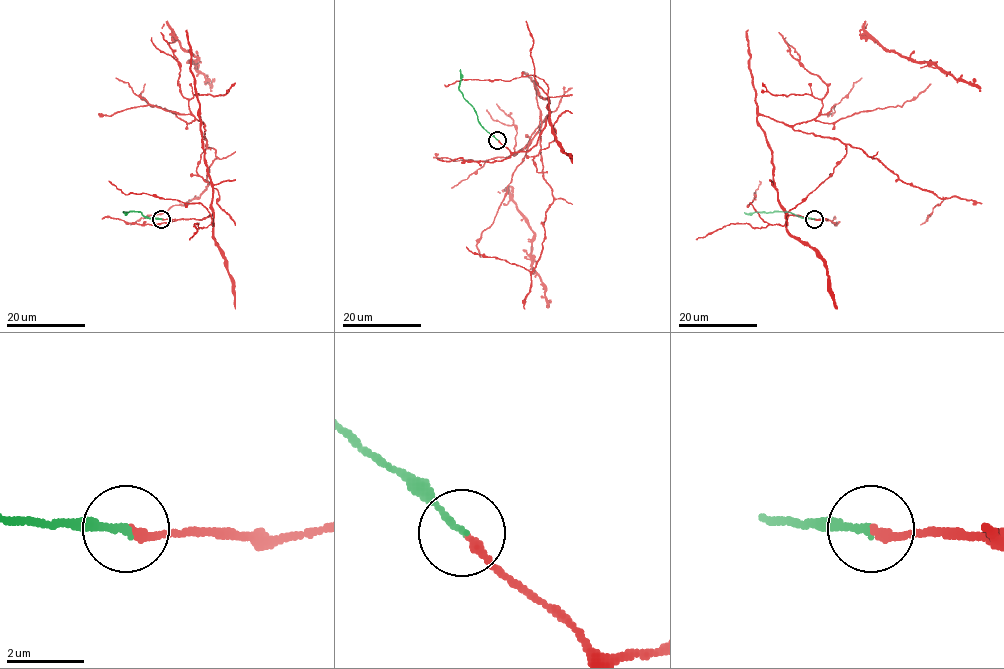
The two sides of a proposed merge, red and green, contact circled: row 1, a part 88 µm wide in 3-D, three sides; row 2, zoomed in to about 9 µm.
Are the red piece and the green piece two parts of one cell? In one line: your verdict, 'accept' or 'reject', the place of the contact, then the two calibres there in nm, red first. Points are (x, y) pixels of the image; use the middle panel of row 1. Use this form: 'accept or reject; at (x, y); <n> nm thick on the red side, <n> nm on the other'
accept; at (497, 140); 240 nm thick on the red side, 150 nm on the other

